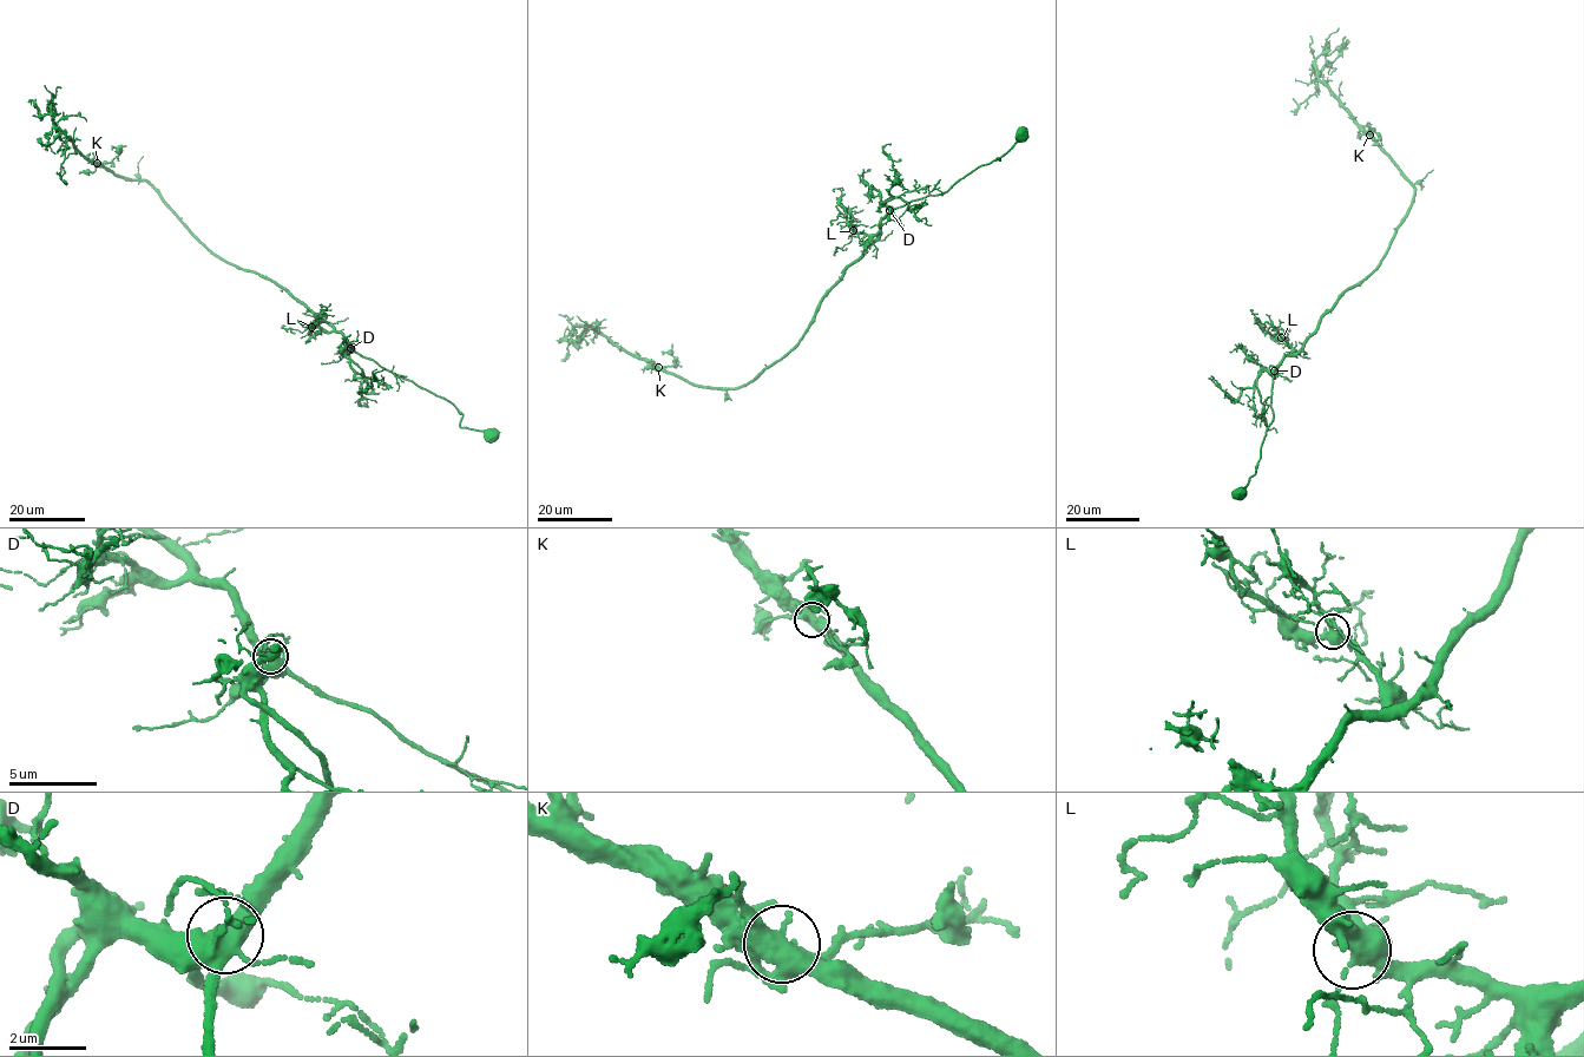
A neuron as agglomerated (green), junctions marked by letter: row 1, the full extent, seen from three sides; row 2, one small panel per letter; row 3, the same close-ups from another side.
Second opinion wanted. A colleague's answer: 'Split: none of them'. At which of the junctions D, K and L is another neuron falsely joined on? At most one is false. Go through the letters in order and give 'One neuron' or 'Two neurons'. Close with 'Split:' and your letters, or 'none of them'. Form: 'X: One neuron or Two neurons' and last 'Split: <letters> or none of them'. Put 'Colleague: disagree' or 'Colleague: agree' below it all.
D: One neuron
K: Two neurons
L: One neuron
Split: K
Colleague: disagree

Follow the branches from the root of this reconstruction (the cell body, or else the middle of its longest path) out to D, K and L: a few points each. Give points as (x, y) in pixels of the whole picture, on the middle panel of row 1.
D: (1024, 135), (1025, 139), (1016, 142), (1000, 159), (977, 168), (946, 191), (889, 210)
K: (1024, 135), (1000, 159), (888, 214), (879, 240), (846, 268), (799, 343), (750, 381), (698, 387), (658, 367)
L: (1024, 135), (1025, 139), (1000, 159), (977, 168), (940, 194), (888, 214), (875, 234), (853, 230)

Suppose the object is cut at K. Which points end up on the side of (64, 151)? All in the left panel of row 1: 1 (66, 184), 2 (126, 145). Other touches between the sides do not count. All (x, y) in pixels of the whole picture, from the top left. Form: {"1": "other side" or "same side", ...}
{"1": "same side", "2": "other side"}

